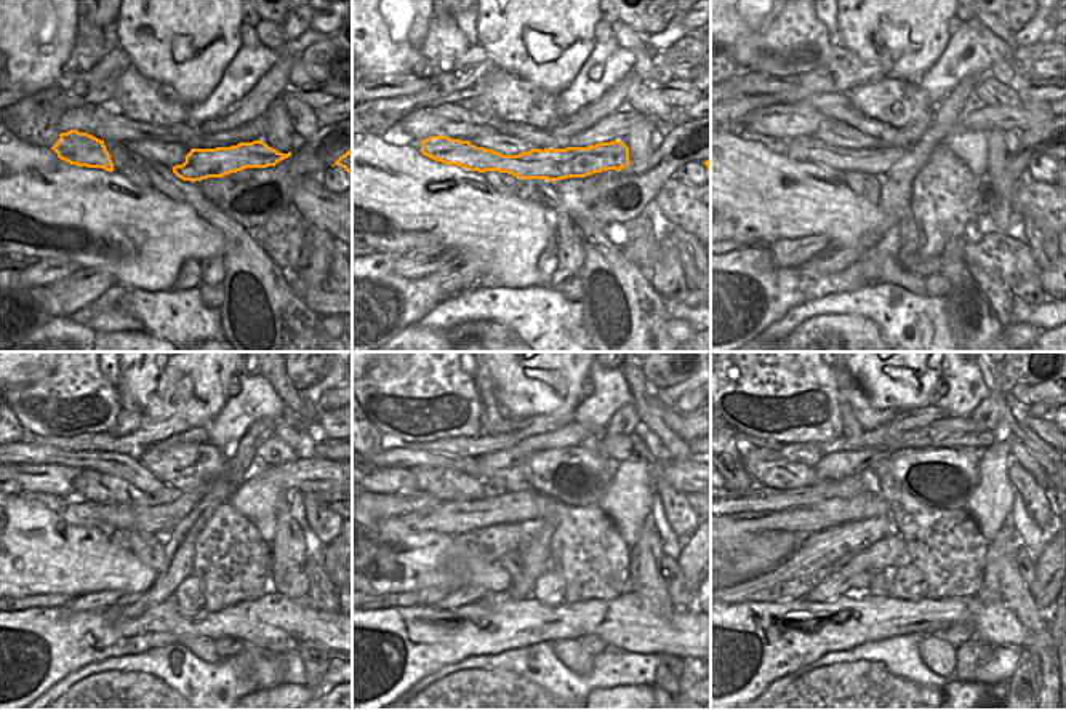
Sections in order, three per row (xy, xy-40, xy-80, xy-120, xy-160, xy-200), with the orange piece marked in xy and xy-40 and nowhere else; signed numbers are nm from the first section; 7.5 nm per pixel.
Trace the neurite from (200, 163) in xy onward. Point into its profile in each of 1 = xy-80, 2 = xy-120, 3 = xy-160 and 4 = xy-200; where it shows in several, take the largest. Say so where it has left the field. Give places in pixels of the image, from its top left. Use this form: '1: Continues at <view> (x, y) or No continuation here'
1: Continues at xy-80 (877, 163)
2: Continues at xy-120 (159, 522)
3: Continues at xy-160 (527, 515)
4: Continues at xy-200 (885, 512)

